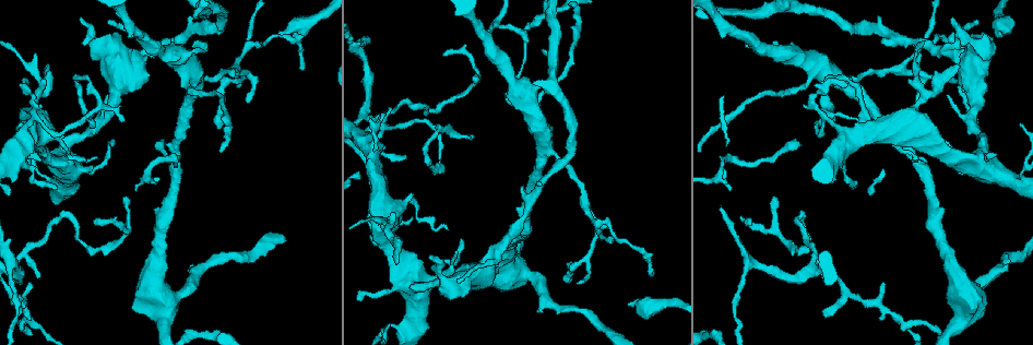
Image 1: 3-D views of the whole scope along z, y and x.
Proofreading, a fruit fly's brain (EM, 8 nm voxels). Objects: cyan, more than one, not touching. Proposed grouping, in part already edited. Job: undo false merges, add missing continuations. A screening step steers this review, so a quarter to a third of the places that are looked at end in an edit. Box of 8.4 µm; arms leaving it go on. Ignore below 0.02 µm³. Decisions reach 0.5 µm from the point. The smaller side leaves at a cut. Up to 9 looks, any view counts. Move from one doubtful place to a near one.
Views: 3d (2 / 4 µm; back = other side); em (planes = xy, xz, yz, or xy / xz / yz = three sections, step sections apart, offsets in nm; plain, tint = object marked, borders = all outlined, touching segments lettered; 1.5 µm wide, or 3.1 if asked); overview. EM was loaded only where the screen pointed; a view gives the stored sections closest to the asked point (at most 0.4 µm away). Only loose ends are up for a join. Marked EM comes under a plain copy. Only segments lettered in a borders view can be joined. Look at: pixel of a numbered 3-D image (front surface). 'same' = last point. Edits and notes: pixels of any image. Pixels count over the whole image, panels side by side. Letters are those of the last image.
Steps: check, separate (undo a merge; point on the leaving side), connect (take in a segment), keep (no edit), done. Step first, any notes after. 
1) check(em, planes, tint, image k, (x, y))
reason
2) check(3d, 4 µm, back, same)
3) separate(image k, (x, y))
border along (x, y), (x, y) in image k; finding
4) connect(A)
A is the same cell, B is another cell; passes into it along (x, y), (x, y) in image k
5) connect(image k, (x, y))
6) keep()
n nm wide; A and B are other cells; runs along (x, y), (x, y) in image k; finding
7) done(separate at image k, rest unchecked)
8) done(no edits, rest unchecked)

check(em, planes, borders, image 1, (822, 278))
an open end

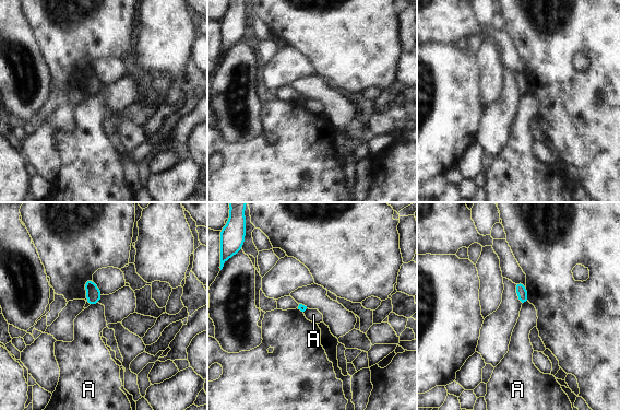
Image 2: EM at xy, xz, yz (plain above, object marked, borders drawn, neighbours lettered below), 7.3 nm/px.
keep()
A touches over 70 nm; A is another cell; no lettered segment goes on from it

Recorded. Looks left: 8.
check(em, yz, step 4, borders, image 1, (473, 137))
thin end

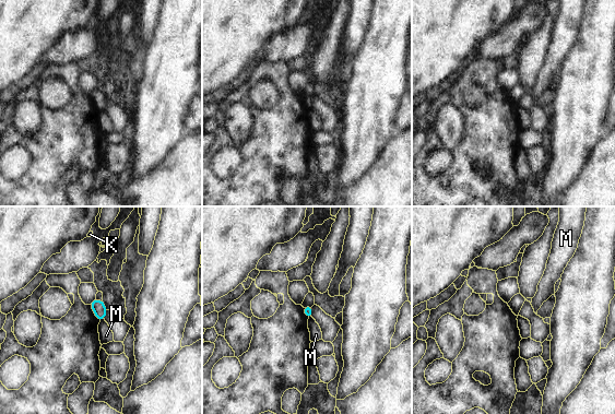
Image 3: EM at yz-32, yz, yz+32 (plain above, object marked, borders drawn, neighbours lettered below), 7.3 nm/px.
keep()
K and M are other cells; border along (104, 319), (101, 321) in image 3; none of them fits

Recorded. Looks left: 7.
check(3d, 4 µm, image 1, (362, 298))
an open end

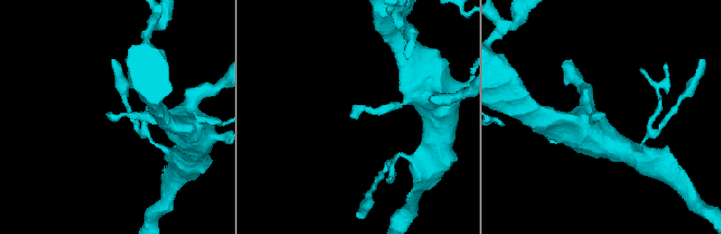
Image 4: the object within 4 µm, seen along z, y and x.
check(em, xz, step 4, borders, image 4, (605, 114))
shape alone is not enough

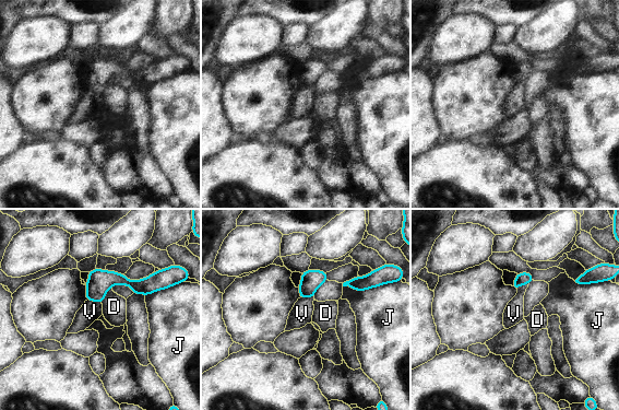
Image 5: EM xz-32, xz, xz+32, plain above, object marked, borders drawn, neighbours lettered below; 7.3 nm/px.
keep()
D, J and V are other cells; runs along (159, 284), (106, 280), (88, 297) in image 5; none of them fits

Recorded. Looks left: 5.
check(3d, 2 µm, image 1, (47, 64))
branch stops here

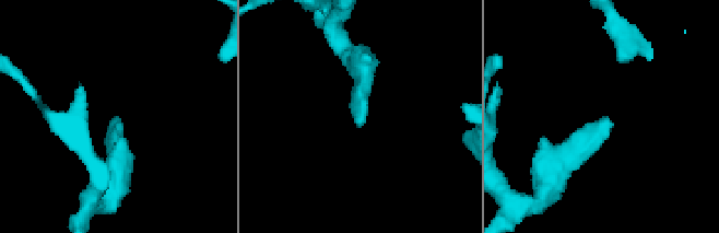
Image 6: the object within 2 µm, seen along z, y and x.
check(em, planes, borders, image 6, (119, 122))
now the EM

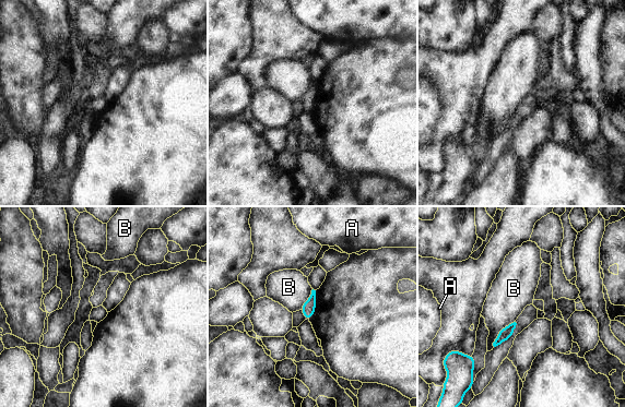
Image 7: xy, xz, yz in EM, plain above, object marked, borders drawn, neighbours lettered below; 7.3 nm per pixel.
keep()
A and B are other cells; border along (515, 321), (490, 343), (492, 349) in image 7; no lettered segment goes on from it

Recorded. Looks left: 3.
done(no edits, rest unchecked)

